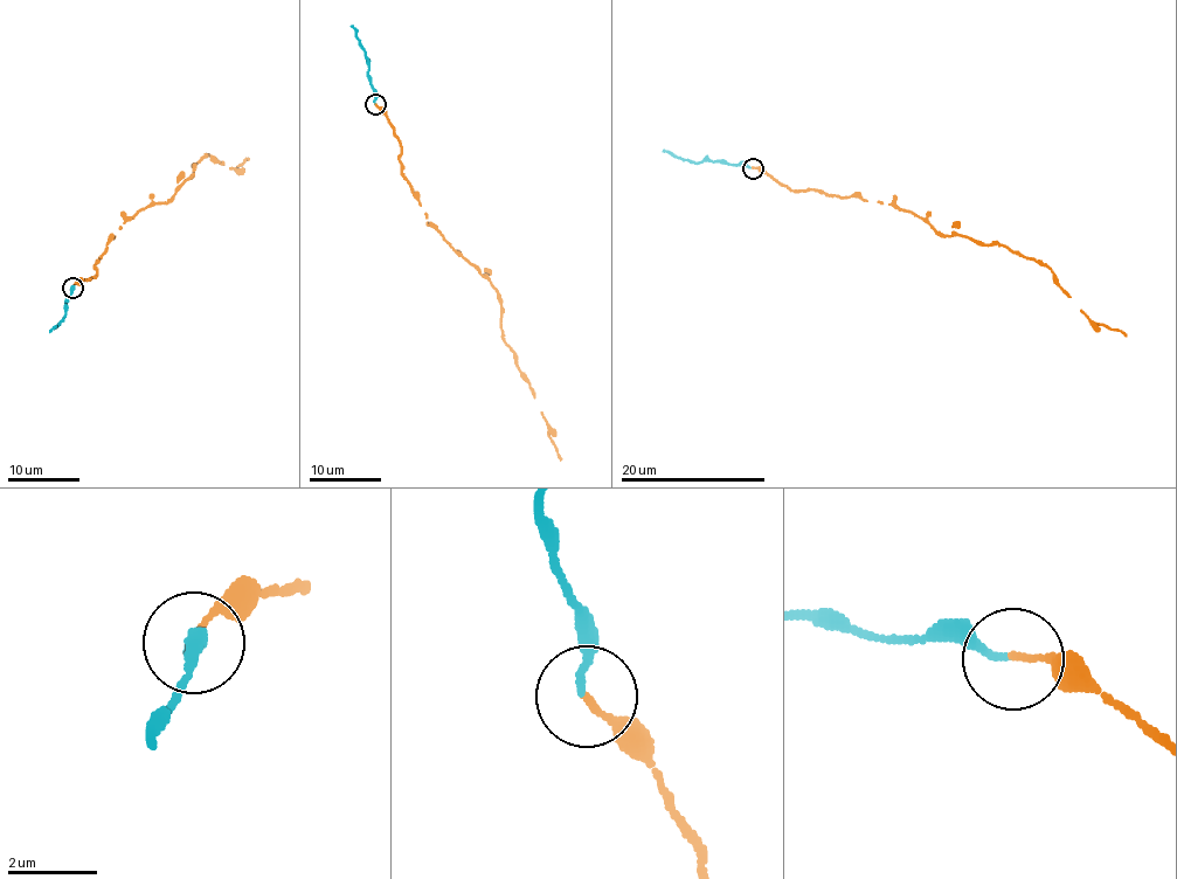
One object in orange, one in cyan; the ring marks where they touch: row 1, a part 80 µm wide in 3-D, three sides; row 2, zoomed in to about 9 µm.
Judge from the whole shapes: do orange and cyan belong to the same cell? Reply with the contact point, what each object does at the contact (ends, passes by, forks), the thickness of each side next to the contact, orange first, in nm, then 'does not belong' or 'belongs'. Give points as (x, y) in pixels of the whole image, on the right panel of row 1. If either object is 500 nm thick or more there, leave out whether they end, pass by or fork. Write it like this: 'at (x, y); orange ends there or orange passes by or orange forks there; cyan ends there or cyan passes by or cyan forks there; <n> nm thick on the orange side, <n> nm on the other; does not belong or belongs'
at (753, 168); orange ends there; cyan ends there; 120 nm thick on the orange side, 150 nm on the other; belongs

